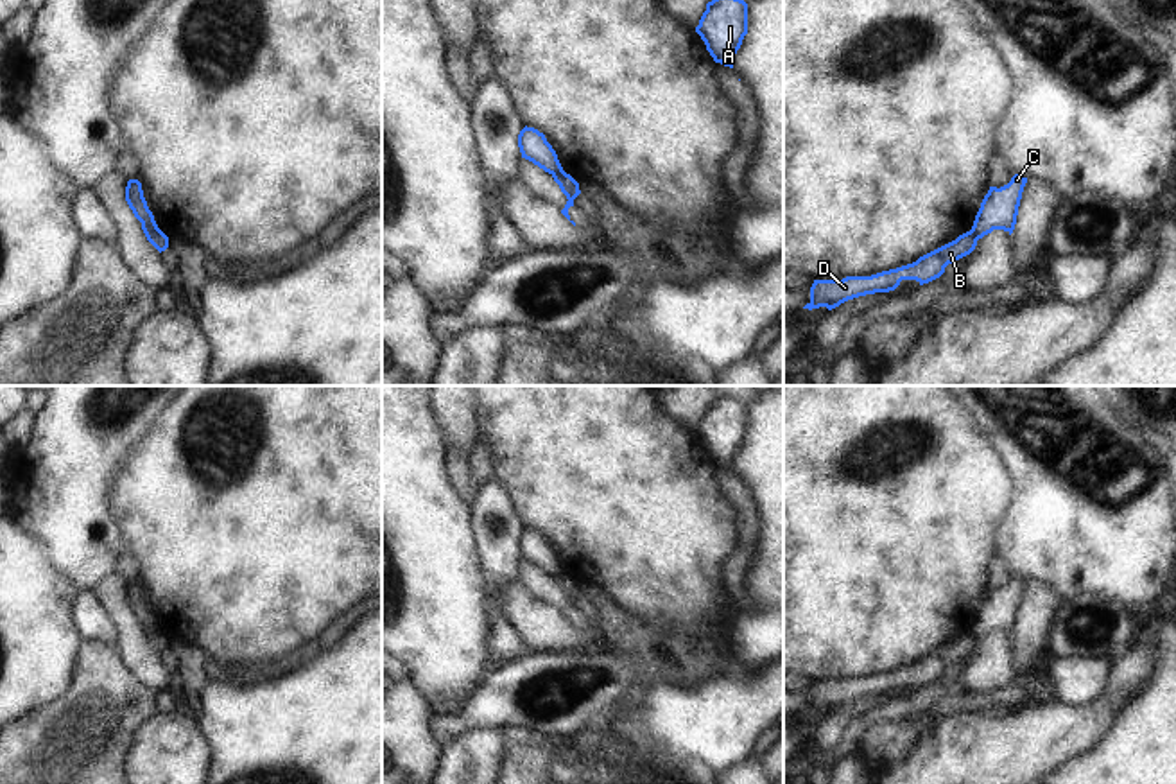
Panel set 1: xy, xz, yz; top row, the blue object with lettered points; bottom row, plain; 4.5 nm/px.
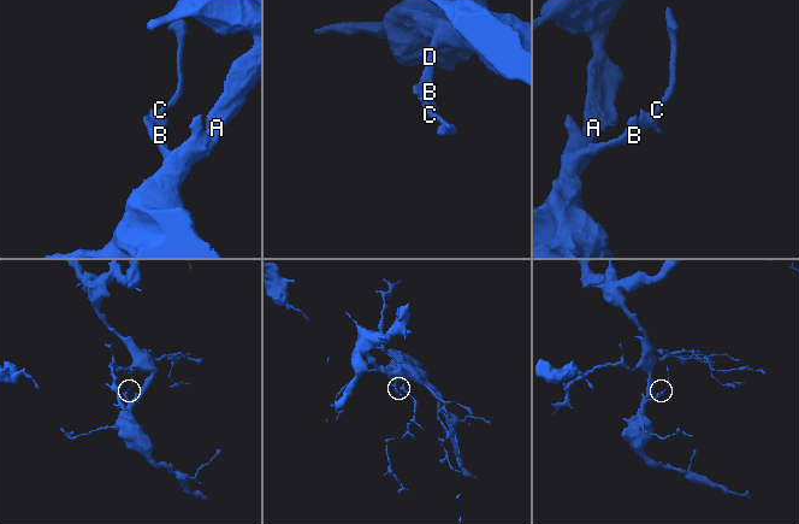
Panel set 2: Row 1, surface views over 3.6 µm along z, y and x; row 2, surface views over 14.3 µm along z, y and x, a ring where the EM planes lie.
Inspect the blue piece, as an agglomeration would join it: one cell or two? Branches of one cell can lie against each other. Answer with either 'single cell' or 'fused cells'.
fused cells

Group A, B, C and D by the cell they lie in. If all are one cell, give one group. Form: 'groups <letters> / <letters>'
groups A B D / C

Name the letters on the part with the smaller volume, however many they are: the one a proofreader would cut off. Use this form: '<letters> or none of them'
C.

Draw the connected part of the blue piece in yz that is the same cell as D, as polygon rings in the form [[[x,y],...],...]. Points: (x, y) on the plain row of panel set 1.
[[[972,633],[959,637],[956,642],[920,658],[916,664],[882,673],[871,678],[846,678],[843,682],[814,682],[810,703],[803,710],[826,709],[828,712],[841,705],[875,694],[895,693],[902,682],[916,682],[920,687],[939,680],[945,669],[966,657],[977,648]]]

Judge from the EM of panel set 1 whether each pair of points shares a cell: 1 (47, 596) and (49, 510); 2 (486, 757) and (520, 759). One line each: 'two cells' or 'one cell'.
1: two cells
2: two cells

